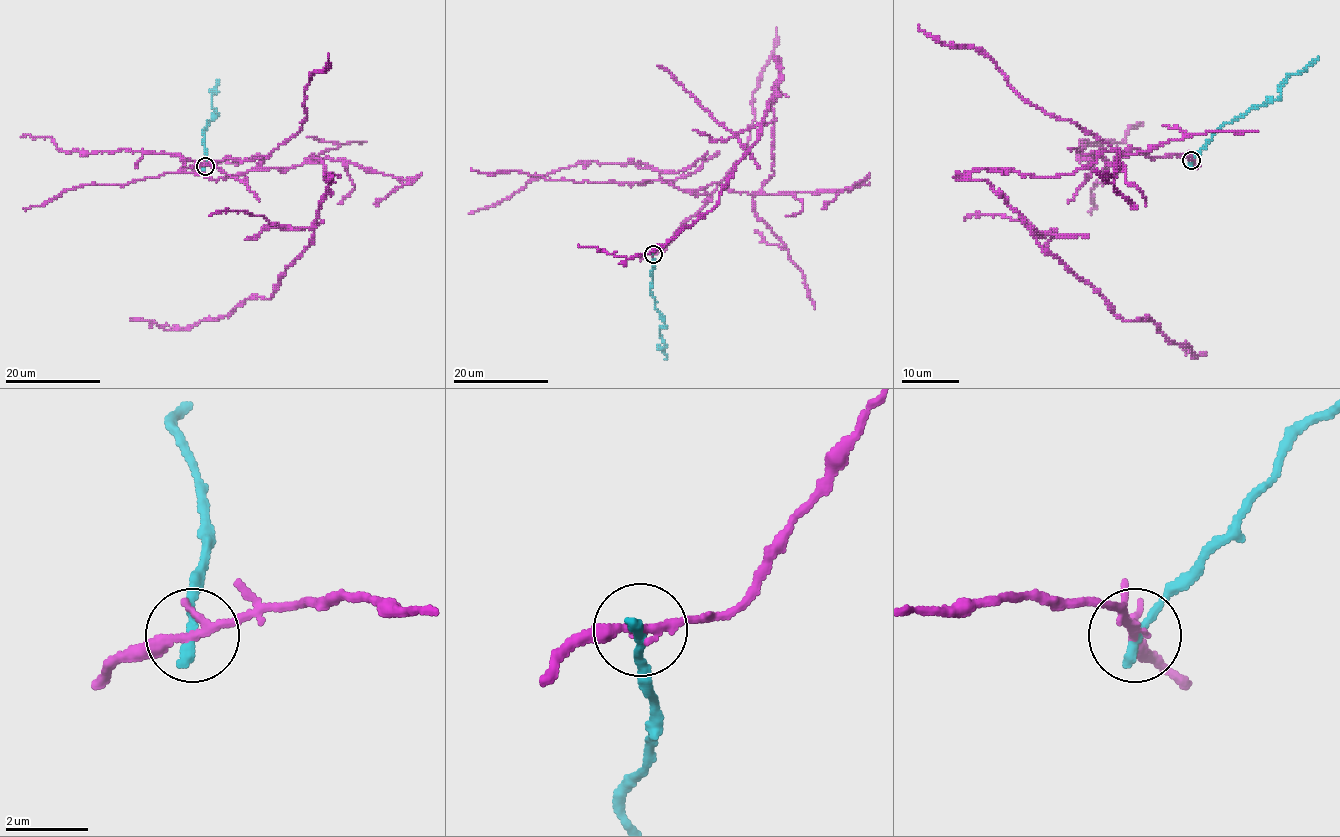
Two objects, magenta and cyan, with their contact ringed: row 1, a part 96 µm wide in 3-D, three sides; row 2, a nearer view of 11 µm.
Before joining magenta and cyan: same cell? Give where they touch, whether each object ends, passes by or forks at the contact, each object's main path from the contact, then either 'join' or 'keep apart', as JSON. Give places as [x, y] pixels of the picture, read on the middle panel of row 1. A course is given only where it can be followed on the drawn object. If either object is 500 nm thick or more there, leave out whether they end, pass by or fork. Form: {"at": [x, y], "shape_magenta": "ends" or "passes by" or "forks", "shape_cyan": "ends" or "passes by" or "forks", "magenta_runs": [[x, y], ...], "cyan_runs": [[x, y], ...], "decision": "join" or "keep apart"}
{"at": [653, 254], "shape_magenta": "passes by", "shape_cyan": "ends", "magenta_runs": [[653, 253], [710, 196], [692, 190], [753, 194], [773, 173], [778, 65], [718, 202], [634, 258], [578, 245]], "cyan_runs": [[653, 253], [650, 293], [664, 325], [660, 326], [660, 334], [665, 345], [665, 358]], "decision": "keep apart"}

